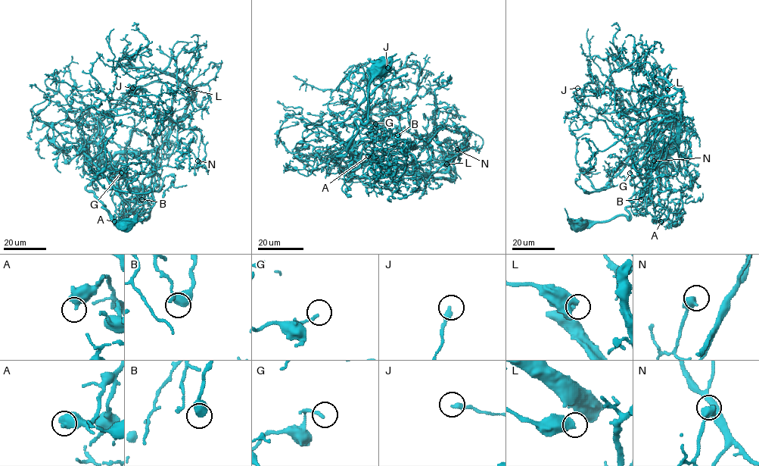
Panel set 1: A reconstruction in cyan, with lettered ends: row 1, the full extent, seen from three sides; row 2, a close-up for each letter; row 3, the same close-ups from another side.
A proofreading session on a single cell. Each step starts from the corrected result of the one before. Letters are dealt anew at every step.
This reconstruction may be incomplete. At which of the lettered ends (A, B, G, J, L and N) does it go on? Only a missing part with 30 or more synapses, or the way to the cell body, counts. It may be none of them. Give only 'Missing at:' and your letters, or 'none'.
Missing at: none

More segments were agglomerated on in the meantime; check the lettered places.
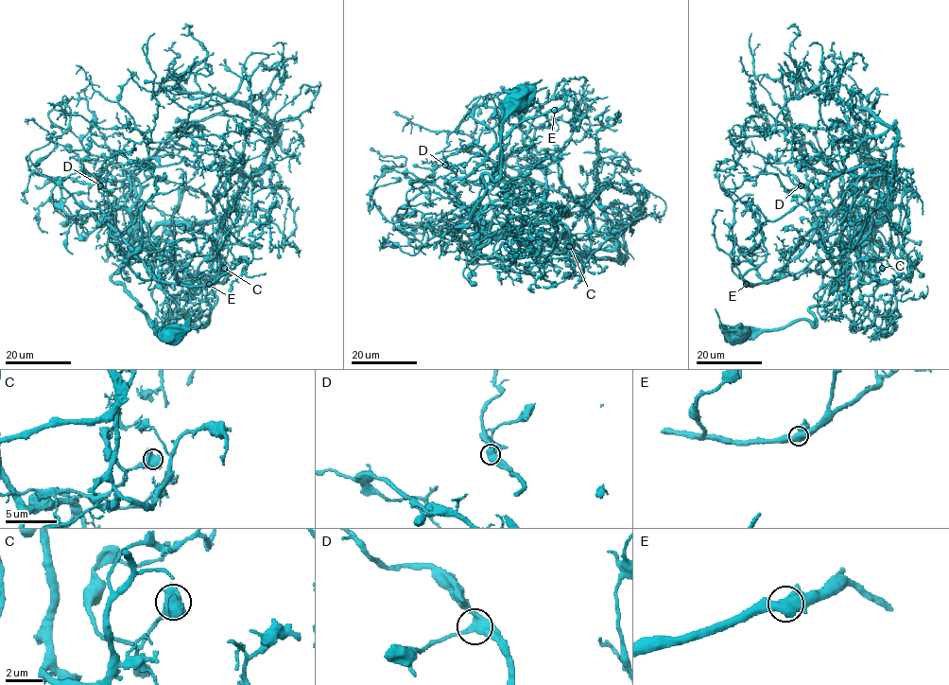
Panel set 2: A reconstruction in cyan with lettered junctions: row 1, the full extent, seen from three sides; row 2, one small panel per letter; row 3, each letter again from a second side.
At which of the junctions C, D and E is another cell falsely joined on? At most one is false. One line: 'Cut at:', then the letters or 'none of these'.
Cut at: none of these

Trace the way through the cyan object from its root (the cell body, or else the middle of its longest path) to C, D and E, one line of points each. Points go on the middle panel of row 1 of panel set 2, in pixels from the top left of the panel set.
C: (518, 101), (503, 121), (501, 174), (483, 175), (484, 197), (457, 226), (503, 223), (532, 243), (569, 246)
D: (518, 101), (503, 121), (501, 174), (483, 175), (484, 197), (469, 223), (457, 226), (477, 225), (445, 165)
E: (518, 101), (501, 174), (483, 175), (457, 226), (477, 225), (450, 182), (554, 111)

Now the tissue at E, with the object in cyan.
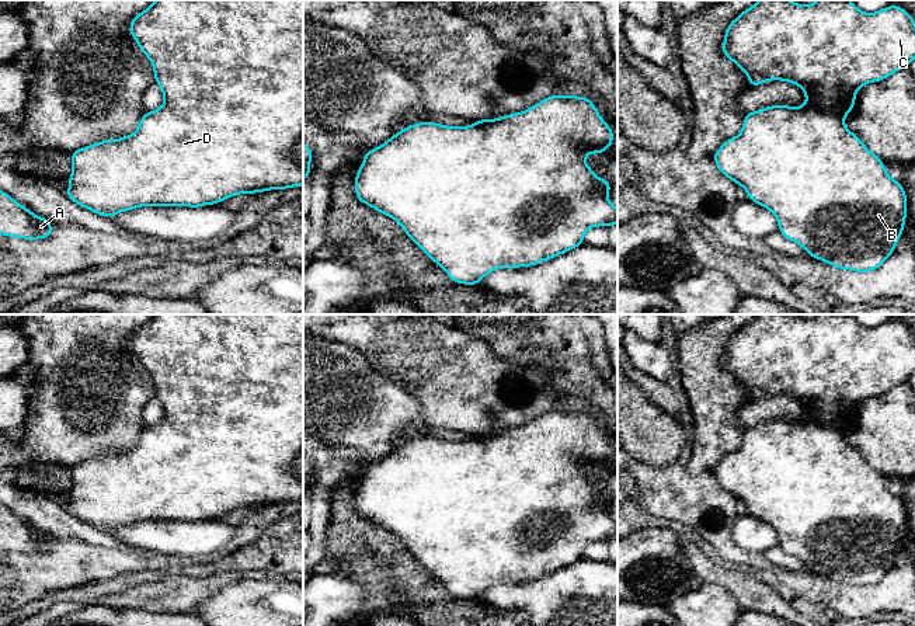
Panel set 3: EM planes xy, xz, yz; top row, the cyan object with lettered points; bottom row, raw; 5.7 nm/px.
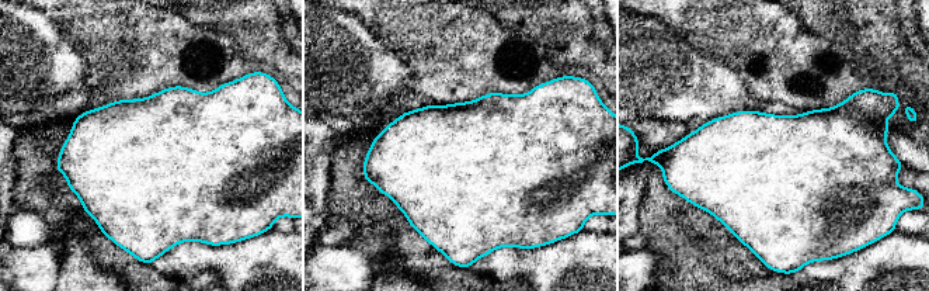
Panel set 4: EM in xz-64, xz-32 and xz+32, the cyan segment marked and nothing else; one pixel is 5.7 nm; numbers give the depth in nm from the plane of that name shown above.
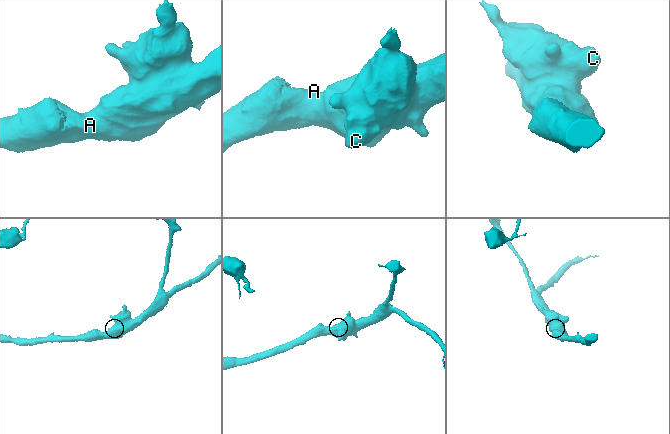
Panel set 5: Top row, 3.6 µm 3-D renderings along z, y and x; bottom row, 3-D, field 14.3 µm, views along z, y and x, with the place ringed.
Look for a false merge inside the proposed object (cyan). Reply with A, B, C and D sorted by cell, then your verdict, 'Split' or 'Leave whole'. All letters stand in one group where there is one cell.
Groups: A B C D. Leave whole

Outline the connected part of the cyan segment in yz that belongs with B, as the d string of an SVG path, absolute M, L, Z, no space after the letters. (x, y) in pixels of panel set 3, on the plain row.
M759 314L730 337L724 348L723 369L744 385L749 393L749 401L763 399L769 394L789 396L803 403L807 417L803 421L772 420L747 428L740 449L726 455L713 469L719 486L737 500L742 500L747 505L748 514L769 524L777 533L779 546L787 554L800 559L808 570L822 574L834 582L856 587L870 587L877 584L894 567L895 559L902 550L907 532L907 508L902 498L887 488L883 479L884 476L871 467L862 453L845 441L843 434L855 422L856 406L862 400L884 394L893 387L908 382L915 373L914 331L898 320L887 320L873 328L867 328L860 326L850 314L817 314L808 320L792 317L790 314Z

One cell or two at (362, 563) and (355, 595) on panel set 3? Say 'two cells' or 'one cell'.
two cells

